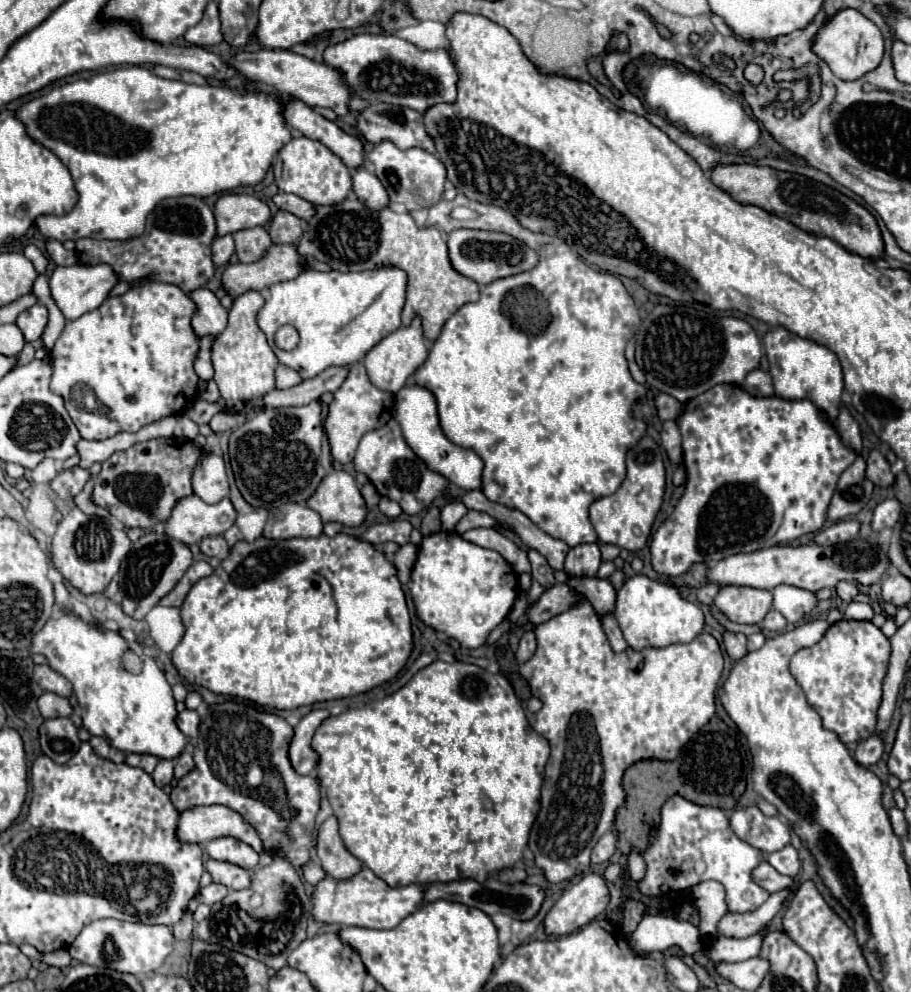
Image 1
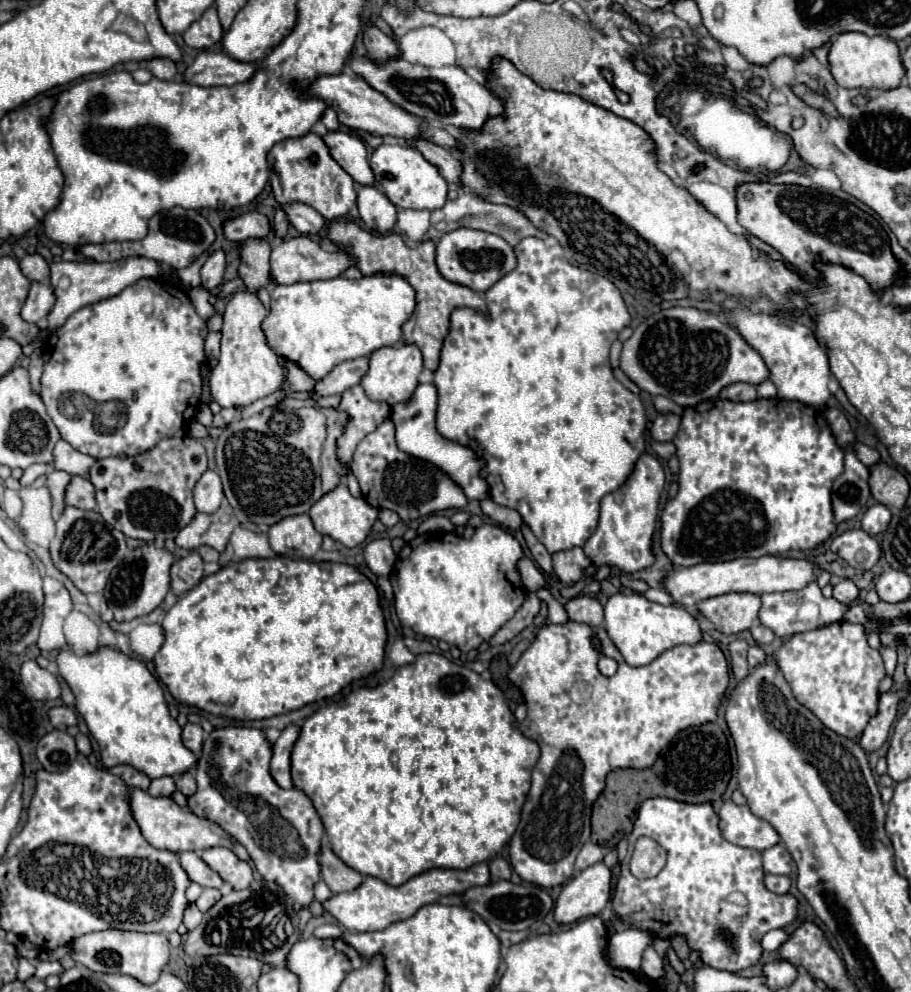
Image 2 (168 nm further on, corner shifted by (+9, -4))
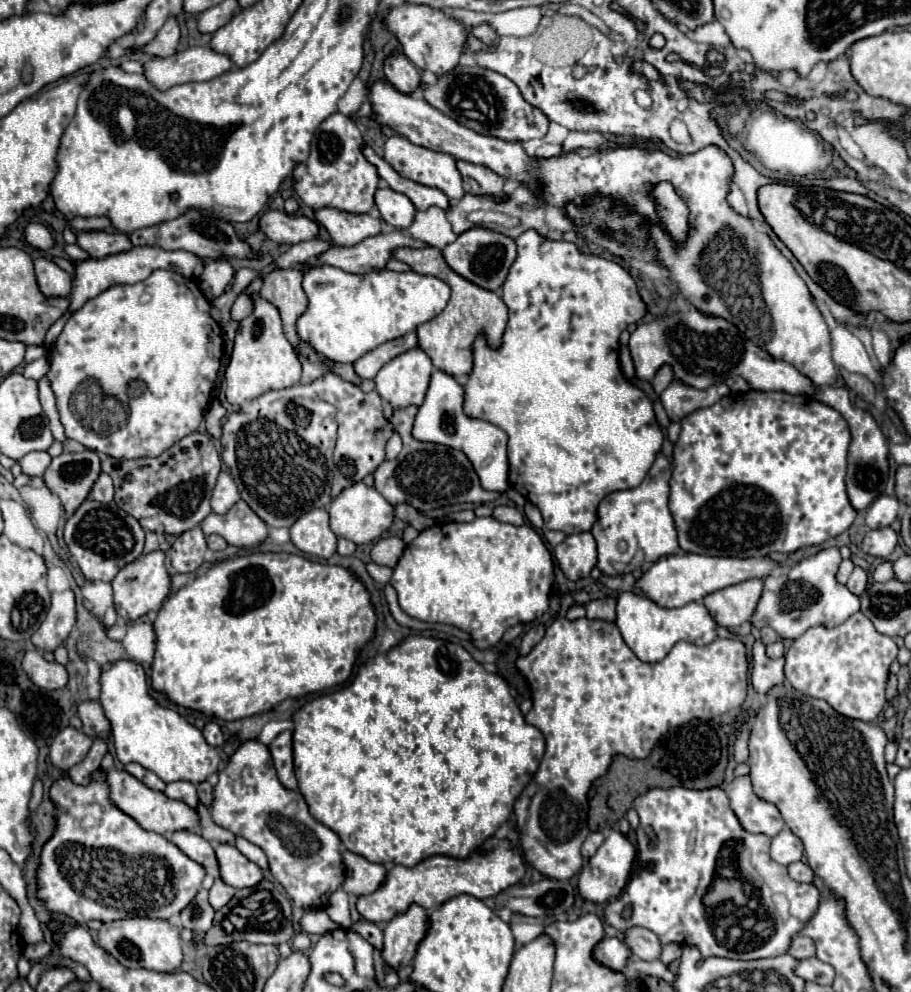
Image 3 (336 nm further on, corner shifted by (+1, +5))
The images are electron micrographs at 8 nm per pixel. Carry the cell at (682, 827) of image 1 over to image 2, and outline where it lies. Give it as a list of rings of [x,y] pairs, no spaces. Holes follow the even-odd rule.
[[[650,798],[644,800],[638,808],[634,830],[628,836],[628,856],[622,862],[622,874],[618,878],[618,886],[612,898],[612,908],[616,914],[630,924],[636,924],[642,930],[648,930],[660,938],[670,938],[674,934],[686,936],[692,950],[702,950],[702,962],[728,972],[744,970],[758,962],[762,954],[760,938],[774,928],[782,928],[796,920],[796,898],[790,894],[772,894],[762,884],[764,870],[760,852],[752,848],[736,846],[722,838],[718,830],[718,816],[710,804],[686,804],[670,798]],[[640,836],[648,836],[656,840],[668,854],[668,862],[662,872],[654,878],[640,880],[632,876],[628,862],[634,850],[634,842]]]

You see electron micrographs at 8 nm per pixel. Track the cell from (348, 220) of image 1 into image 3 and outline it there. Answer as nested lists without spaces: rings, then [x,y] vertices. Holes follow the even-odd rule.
[[[402,247],[402,249],[394,251],[394,257],[408,263],[412,267],[412,271],[416,271],[420,275],[438,277],[440,281],[450,285],[452,295],[450,295],[448,305],[432,321],[426,321],[418,327],[418,339],[420,339],[420,349],[424,353],[428,353],[434,367],[438,367],[440,371],[446,371],[458,379],[462,379],[462,377],[466,379],[472,373],[472,343],[478,335],[484,335],[486,345],[490,345],[492,349],[502,345],[502,335],[504,335],[504,329],[508,323],[508,309],[506,309],[504,301],[494,291],[486,291],[486,289],[470,283],[468,279],[460,277],[458,273],[454,273],[446,265],[440,249],[436,249],[436,247],[422,247],[422,249]]]

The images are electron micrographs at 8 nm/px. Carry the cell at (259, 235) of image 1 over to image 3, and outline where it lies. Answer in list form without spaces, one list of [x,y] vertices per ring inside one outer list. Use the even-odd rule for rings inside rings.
[[[298,269],[270,271],[264,277],[260,297],[264,297],[268,303],[272,303],[278,309],[282,317],[282,325],[284,325],[284,335],[298,349],[302,357],[306,357],[312,363],[320,363],[326,369],[332,369],[336,365],[328,357],[316,353],[316,349],[312,349],[312,345],[308,341],[302,341],[300,335],[296,333],[296,321],[308,307],[306,293],[302,289],[302,273]]]

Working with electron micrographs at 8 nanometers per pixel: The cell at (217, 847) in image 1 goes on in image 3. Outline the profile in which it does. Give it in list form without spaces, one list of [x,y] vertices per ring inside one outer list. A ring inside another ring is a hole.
[[[216,845],[216,857],[220,865],[220,877],[226,885],[232,885],[236,889],[254,887],[264,879],[262,869],[248,861],[234,845]]]

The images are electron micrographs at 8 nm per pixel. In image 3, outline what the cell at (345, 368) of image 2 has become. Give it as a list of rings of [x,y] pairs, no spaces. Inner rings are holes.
[[[410,331],[408,335],[400,337],[400,339],[394,339],[394,341],[388,341],[380,347],[376,347],[374,351],[366,353],[364,357],[360,357],[356,363],[354,363],[354,369],[360,377],[364,379],[374,379],[376,373],[388,363],[392,361],[392,357],[398,357],[400,353],[406,353],[408,349],[414,349],[418,347],[418,341],[416,341],[416,331]]]

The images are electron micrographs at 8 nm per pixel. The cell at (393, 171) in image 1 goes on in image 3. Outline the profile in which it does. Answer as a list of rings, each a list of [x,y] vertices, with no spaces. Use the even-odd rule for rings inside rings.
[[[394,135],[384,145],[384,159],[396,169],[398,175],[402,175],[406,179],[412,179],[416,183],[422,183],[422,185],[436,187],[436,189],[444,191],[450,197],[452,203],[460,201],[466,195],[466,191],[462,187],[460,171],[456,169],[456,159],[452,155],[438,153],[438,151],[432,151],[432,149],[426,149],[426,147],[420,147],[420,145],[414,145],[406,137]]]

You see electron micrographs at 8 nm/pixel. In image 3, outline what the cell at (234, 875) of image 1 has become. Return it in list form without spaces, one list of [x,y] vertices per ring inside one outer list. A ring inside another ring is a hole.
[[[176,831],[170,841],[182,851],[186,853],[190,859],[194,859],[196,863],[200,863],[206,871],[216,871],[218,861],[214,855],[214,849],[210,845],[210,841],[206,841],[200,833],[196,831]]]

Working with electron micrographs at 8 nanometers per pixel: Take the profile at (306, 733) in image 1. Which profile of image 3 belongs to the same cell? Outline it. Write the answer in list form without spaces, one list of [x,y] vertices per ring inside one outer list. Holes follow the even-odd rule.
[[[292,731],[280,733],[270,745],[268,745],[274,761],[274,769],[278,773],[280,783],[286,789],[298,789],[296,777],[294,777],[294,761],[292,761]]]

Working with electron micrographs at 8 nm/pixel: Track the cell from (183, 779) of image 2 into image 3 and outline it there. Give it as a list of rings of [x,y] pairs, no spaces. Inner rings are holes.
[[[216,775],[208,777],[204,783],[200,783],[200,785],[196,787],[200,801],[202,801],[208,809],[210,809],[210,805],[212,805],[212,789],[214,789],[214,785],[216,785]]]

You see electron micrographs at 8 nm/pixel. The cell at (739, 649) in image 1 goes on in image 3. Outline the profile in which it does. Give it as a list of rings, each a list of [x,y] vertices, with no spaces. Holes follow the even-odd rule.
[[[756,641],[752,653],[752,685],[760,695],[766,695],[772,687],[784,685],[784,659],[770,659],[764,653],[764,645]]]

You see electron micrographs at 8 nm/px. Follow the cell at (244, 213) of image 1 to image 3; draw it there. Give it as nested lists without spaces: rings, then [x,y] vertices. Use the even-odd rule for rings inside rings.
[[[266,211],[260,219],[260,229],[268,239],[284,245],[294,245],[310,239],[318,239],[318,223],[302,215],[286,215],[280,211]]]

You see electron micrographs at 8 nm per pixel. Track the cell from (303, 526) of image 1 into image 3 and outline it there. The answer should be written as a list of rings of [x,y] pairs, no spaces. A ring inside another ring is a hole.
[[[312,509],[310,513],[302,515],[290,527],[292,543],[308,555],[316,555],[320,559],[330,559],[336,553],[338,537],[332,533],[328,521],[330,521],[330,517],[328,517],[326,509]]]

